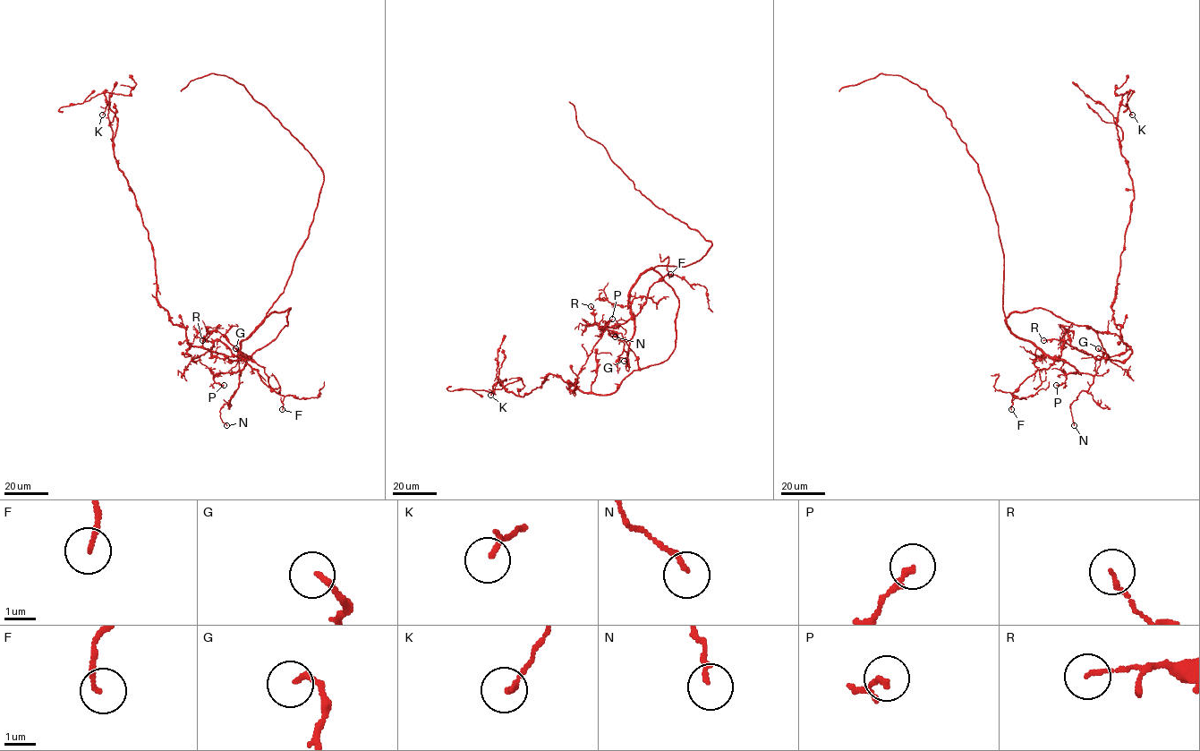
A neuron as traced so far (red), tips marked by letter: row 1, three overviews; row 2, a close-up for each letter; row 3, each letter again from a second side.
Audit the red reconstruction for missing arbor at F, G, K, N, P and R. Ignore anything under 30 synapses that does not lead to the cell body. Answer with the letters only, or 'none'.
G

